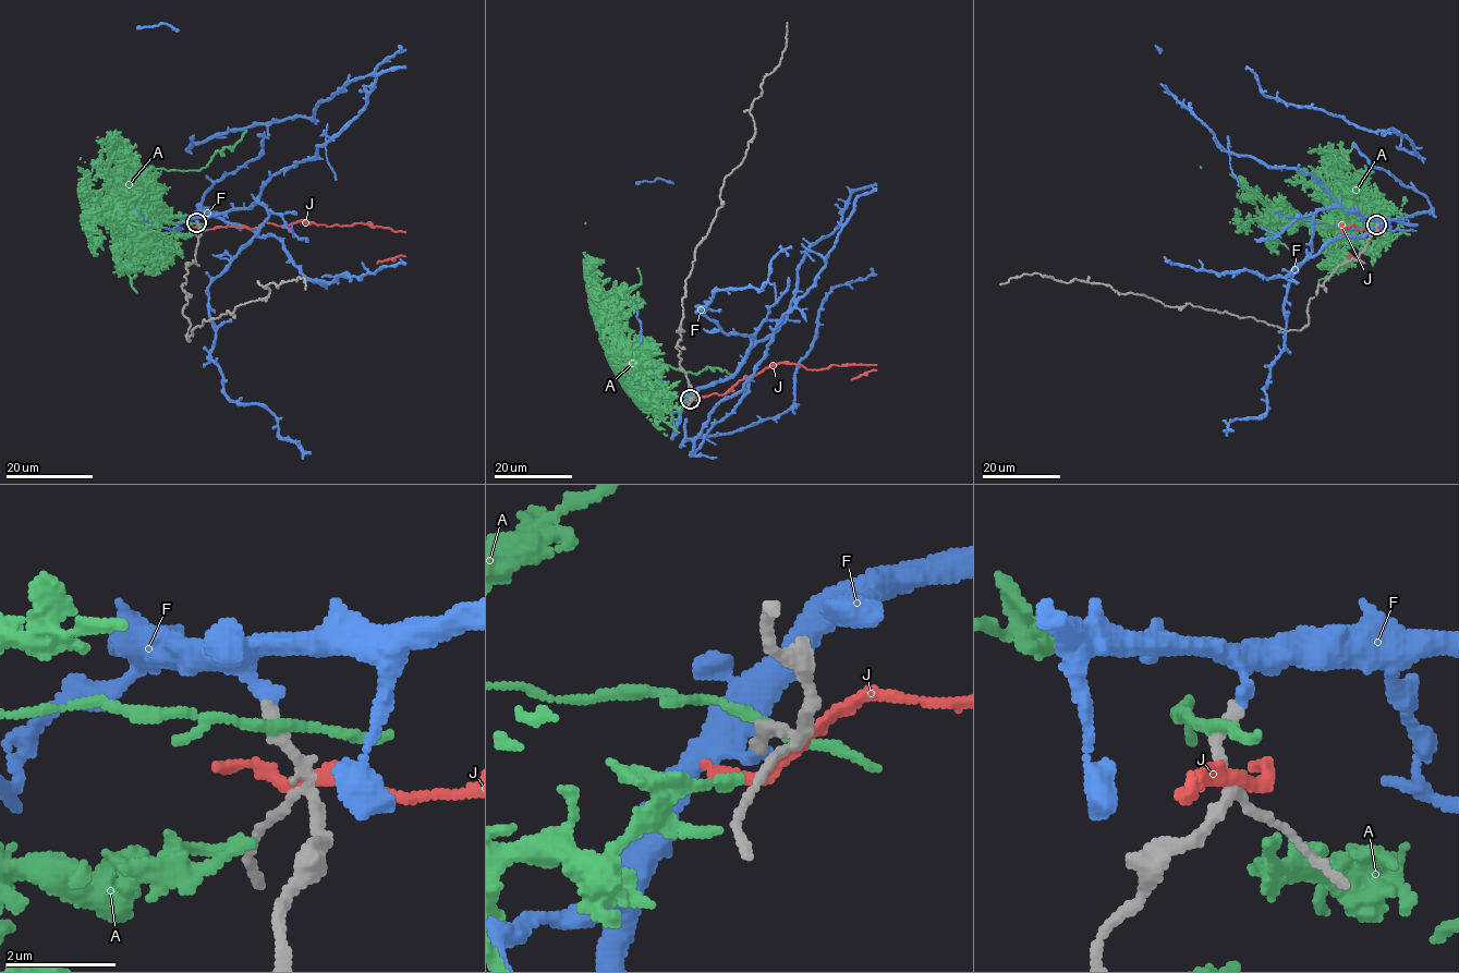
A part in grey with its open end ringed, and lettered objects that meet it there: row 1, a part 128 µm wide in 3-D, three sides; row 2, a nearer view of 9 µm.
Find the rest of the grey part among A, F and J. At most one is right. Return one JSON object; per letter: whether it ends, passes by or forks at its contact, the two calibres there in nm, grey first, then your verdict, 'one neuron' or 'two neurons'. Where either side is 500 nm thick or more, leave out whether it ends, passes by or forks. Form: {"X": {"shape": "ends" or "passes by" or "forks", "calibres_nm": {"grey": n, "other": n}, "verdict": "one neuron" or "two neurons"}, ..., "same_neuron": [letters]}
{"A": {"shape": "passes by", "calibres_nm": {"grey": 240, "other": 190}, "verdict": "two neurons"}, "F": {"shape": "ends", "calibres_nm": {"grey": 220, "other": 280}, "verdict": "two neurons"}, "J": {"shape": "passes by", "calibres_nm": {"grey": 170, "other": 200}, "verdict": "two neurons"}, "same_neuron": []}

